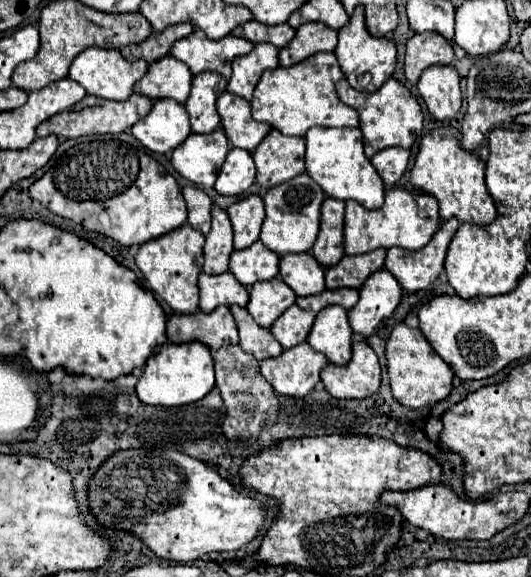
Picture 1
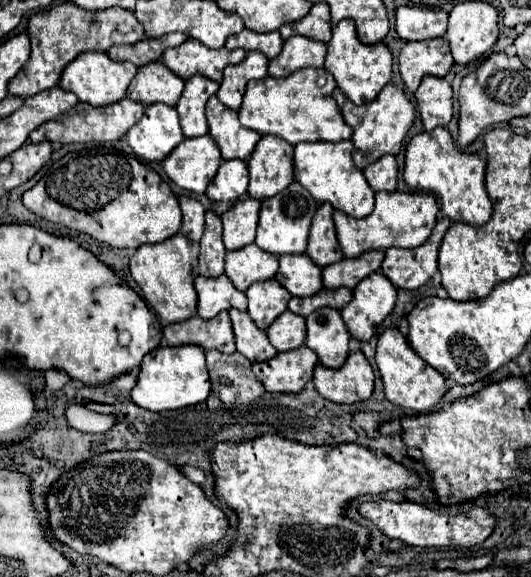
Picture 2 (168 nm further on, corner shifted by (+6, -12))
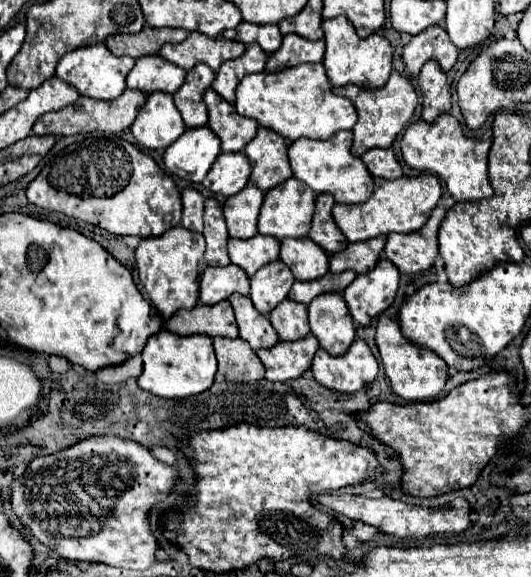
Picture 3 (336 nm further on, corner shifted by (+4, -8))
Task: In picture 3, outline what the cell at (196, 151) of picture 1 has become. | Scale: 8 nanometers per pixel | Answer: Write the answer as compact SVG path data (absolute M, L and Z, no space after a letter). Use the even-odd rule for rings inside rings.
M208 126L188 128L164 152L164 164L170 174L190 182L202 182L220 154L220 140Z

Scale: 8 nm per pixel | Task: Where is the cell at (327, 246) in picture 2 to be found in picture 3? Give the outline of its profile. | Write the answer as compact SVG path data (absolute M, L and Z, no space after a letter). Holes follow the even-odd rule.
M330 194L316 196L316 212L314 212L312 230L310 230L310 238L330 254L340 252L348 246L346 236L334 224L332 206L334 206L334 198Z

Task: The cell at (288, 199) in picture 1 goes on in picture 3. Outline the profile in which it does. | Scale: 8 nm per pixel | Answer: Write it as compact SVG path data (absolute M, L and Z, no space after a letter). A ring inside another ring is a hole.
M294 176L286 182L278 184L278 188L272 188L270 192L264 194L264 204L262 204L260 216L258 216L258 232L274 236L278 240L308 236L312 214L314 214L314 198L316 198L316 194Z

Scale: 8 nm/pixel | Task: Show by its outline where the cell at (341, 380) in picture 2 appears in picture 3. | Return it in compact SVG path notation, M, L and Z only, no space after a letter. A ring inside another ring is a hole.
M354 340L346 354L330 356L326 350L314 354L310 366L318 384L336 392L358 392L372 384L378 374L378 362L364 340Z

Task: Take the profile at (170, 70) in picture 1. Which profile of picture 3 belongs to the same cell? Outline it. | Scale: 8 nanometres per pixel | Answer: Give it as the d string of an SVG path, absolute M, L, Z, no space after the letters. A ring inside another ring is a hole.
M152 54L136 60L134 68L126 78L126 86L136 88L144 94L158 92L158 90L174 94L184 84L184 78L186 72L182 68L168 64L168 60L164 60L158 54Z

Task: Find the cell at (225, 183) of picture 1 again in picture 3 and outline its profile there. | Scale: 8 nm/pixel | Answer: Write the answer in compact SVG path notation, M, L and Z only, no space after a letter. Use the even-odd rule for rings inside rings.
M222 152L202 184L214 194L234 196L248 184L248 178L250 162L246 160L244 152Z

